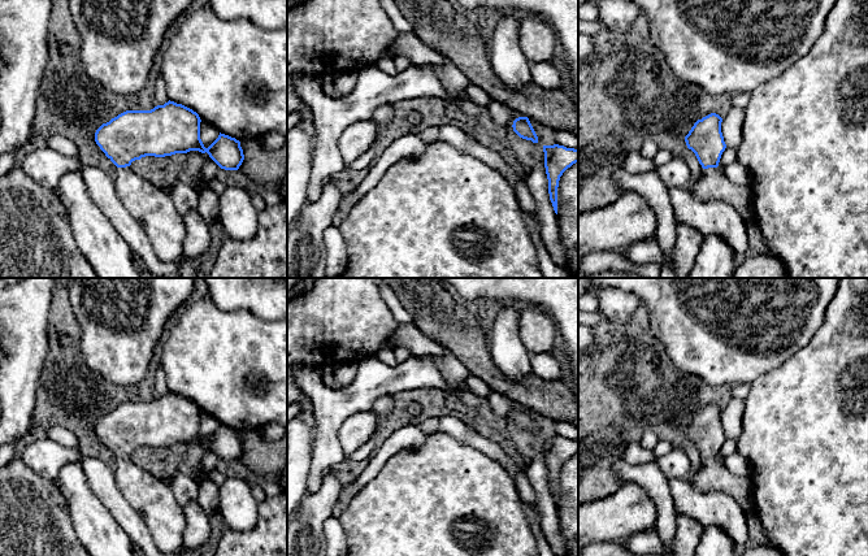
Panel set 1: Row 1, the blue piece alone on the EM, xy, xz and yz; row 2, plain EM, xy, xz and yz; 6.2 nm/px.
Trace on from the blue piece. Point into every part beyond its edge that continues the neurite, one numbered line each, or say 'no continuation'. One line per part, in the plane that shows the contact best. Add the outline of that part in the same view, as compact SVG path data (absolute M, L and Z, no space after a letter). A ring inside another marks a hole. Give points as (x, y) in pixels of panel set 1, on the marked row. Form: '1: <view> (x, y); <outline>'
1: xy (153, 208); M130 166L117 169L114 188L125 208L143 226L159 260L178 264L183 259L182 244L186 229L183 217L177 212L172 195L142 173L134 173Z

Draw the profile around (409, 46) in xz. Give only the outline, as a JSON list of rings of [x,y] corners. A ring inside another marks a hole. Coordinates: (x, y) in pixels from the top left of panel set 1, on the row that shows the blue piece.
[[[399,34],[394,43],[395,56],[408,57],[412,65],[446,65],[448,60],[439,52],[435,52],[429,45],[426,45],[415,34]]]

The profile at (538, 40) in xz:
[[[522,16],[518,36],[521,49],[531,64],[548,62],[554,58],[557,36],[552,26],[542,17]]]

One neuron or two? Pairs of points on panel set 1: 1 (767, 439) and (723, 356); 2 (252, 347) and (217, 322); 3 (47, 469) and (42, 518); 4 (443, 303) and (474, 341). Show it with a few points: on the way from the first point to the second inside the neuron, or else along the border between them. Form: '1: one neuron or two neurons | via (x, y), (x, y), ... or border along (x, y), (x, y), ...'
1: two neurons | border along (775, 366), (749, 383)
2: one neuron | via (243, 347), (226, 331)
3: two neurons | border along (21, 459), (35, 472), (55, 482)
4: one neuron | via (446, 312), (465, 331)

